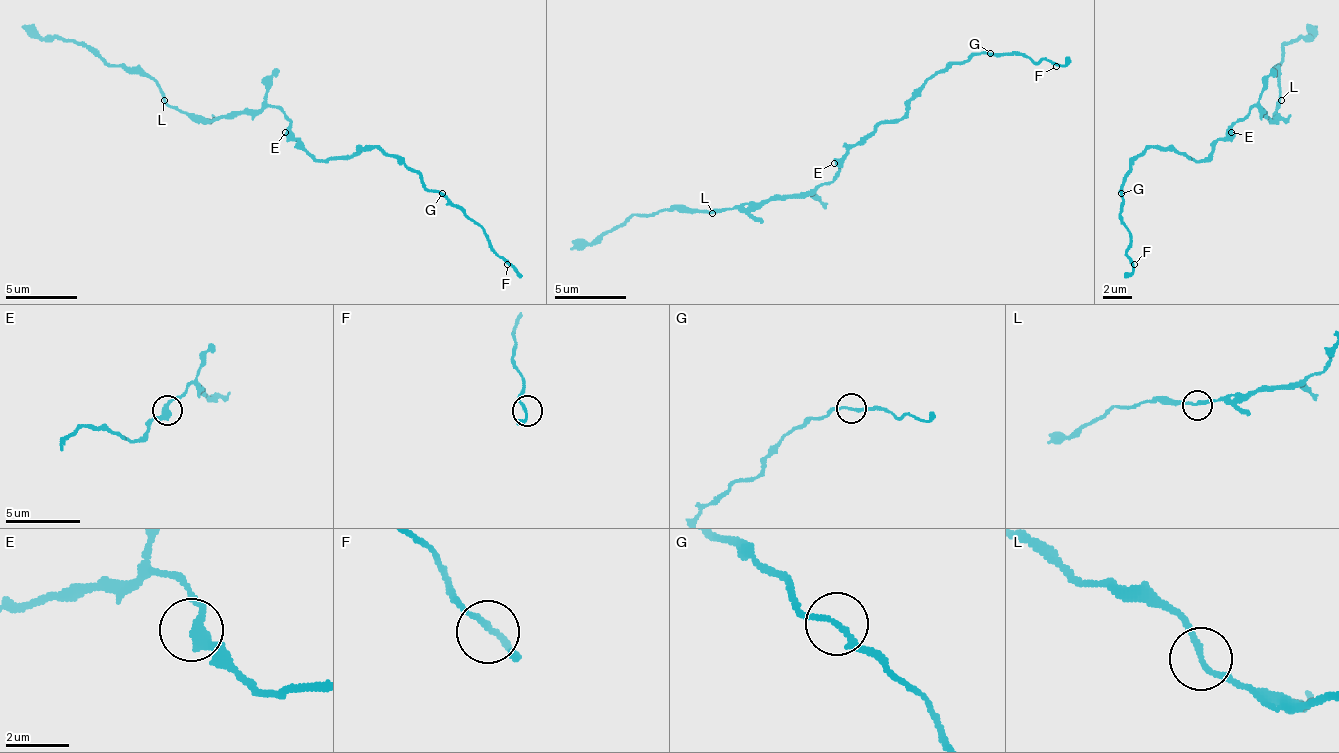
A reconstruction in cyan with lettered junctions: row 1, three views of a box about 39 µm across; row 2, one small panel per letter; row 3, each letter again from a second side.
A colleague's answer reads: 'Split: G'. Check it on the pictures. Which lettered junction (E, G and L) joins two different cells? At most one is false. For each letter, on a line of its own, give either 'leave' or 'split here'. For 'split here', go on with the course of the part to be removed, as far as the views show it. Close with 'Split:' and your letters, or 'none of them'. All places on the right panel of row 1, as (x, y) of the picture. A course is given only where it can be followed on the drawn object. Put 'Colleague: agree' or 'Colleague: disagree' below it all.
E: leave
G: split here; foreign part runs (1120, 193), (1120, 221), (1130, 239), (1127, 257), (1134, 268), (1123, 278)
L: leave
Split: G
Colleague: agree

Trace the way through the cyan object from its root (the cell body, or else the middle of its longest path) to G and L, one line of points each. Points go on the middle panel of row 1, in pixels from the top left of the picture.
G: (841, 159), (880, 124), (895, 124), (930, 77), (966, 63), (977, 52), (991, 52)
L: (841, 159), (830, 181), (802, 195), (770, 195), (759, 202), (741, 202), (734, 210), (712, 213)

